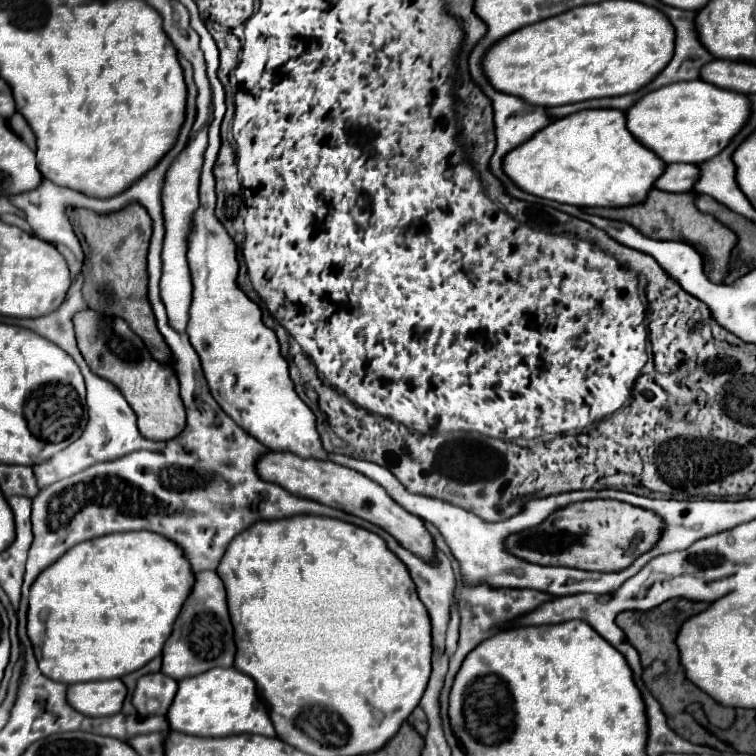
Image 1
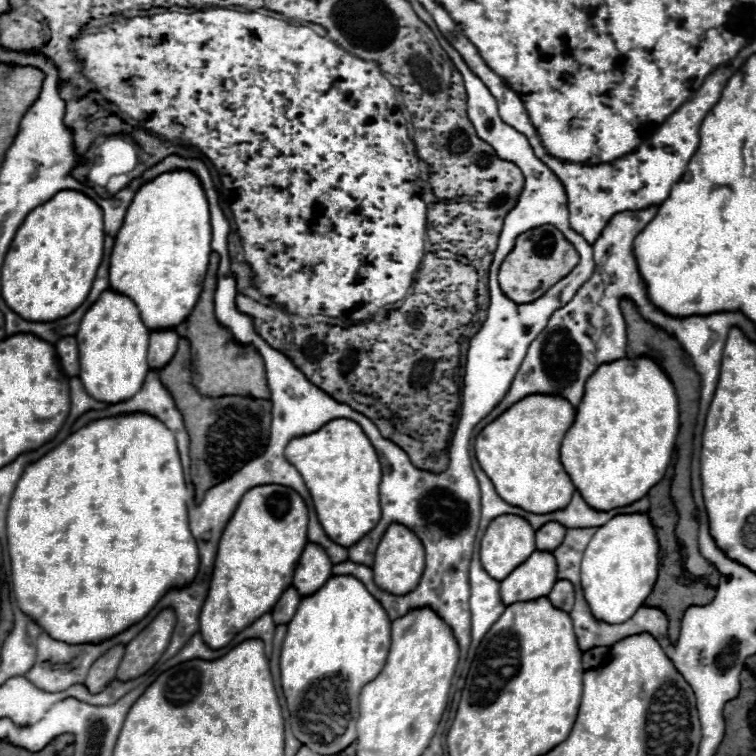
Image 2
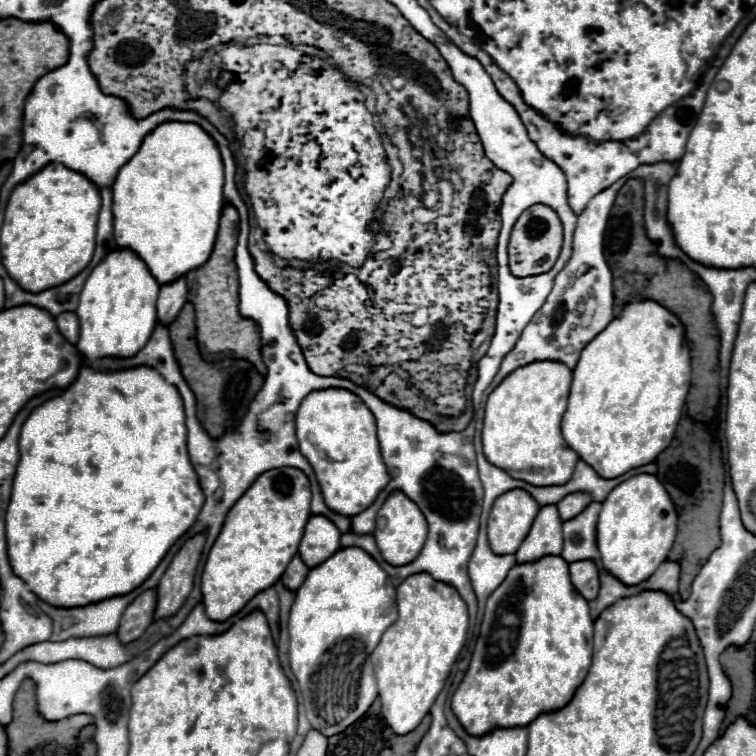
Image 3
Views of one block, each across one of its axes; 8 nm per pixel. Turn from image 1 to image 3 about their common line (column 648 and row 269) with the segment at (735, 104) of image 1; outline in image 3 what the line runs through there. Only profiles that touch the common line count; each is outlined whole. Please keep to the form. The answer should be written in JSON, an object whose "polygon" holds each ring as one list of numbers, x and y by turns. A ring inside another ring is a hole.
{"polygon":[[120,248,104,256,94,272,90,272,80,294,80,304,76,308,80,340,76,348,90,360,104,356,134,356,146,346,154,330,158,288,158,280,136,252]]}

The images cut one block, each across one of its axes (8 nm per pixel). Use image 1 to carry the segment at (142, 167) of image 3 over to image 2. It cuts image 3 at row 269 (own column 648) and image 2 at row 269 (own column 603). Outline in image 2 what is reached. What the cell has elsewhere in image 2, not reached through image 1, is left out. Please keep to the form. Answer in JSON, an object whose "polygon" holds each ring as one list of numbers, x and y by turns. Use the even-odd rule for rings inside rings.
{"polygon":[[168,172,144,184,136,192,136,198,126,212,126,220,116,236,110,256,110,288,118,294,128,296,136,304,140,318,150,332,152,328,176,328,178,324,182,324,200,298,208,268,208,252,212,252,209,212,204,190,198,178,190,172]]}

